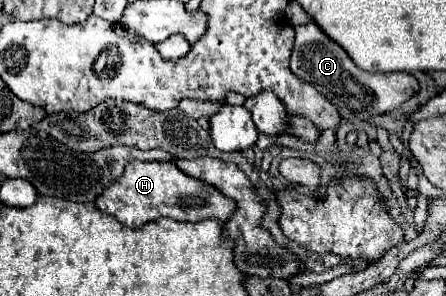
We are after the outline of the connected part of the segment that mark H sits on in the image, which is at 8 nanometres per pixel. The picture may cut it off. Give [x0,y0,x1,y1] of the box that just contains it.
[95,162,237,228]

